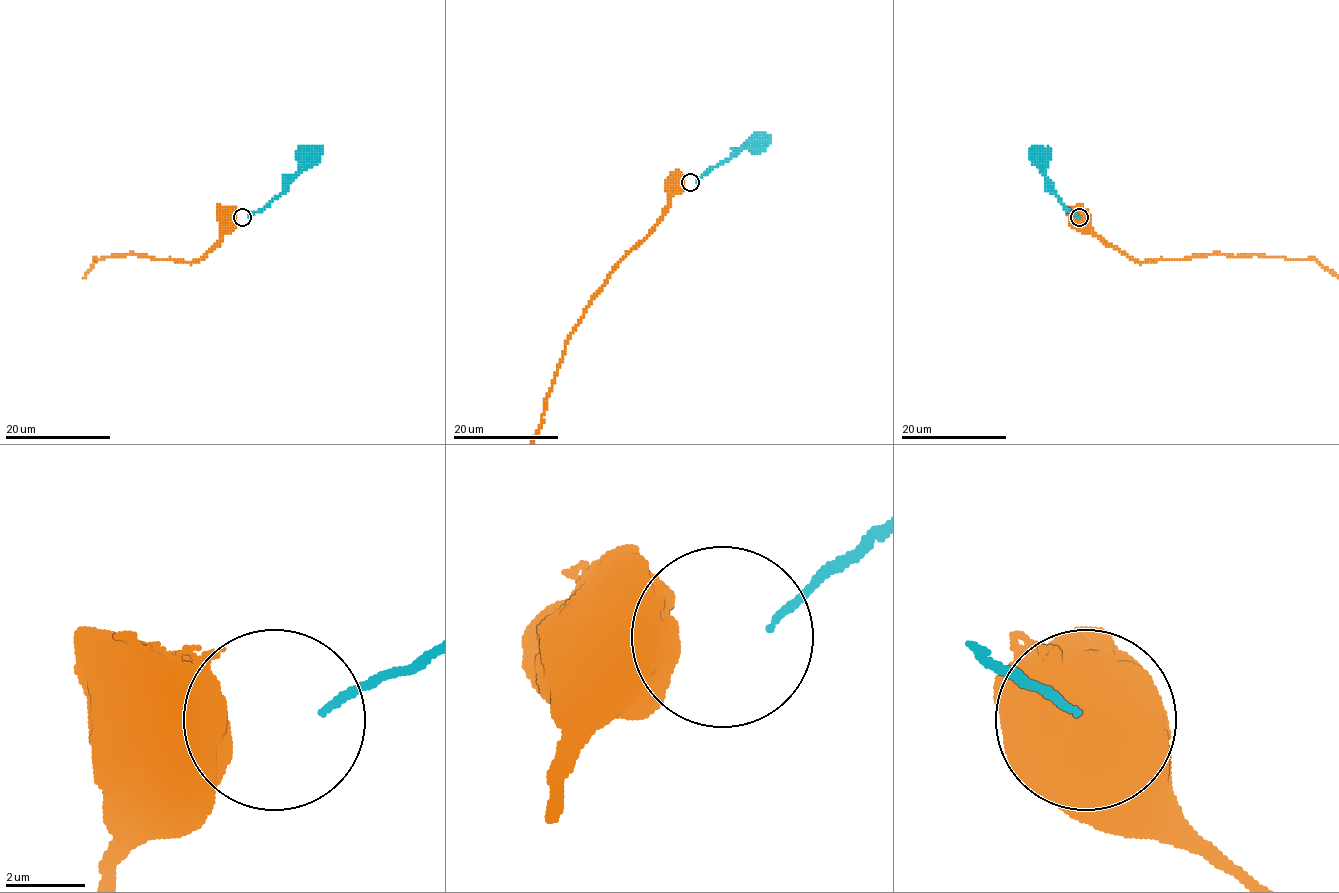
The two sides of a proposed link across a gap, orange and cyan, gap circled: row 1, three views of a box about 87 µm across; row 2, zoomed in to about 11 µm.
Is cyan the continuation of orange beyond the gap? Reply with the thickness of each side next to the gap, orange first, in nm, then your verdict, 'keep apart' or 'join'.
650 nm thick on the orange side, 170 nm on the other; keep apart

